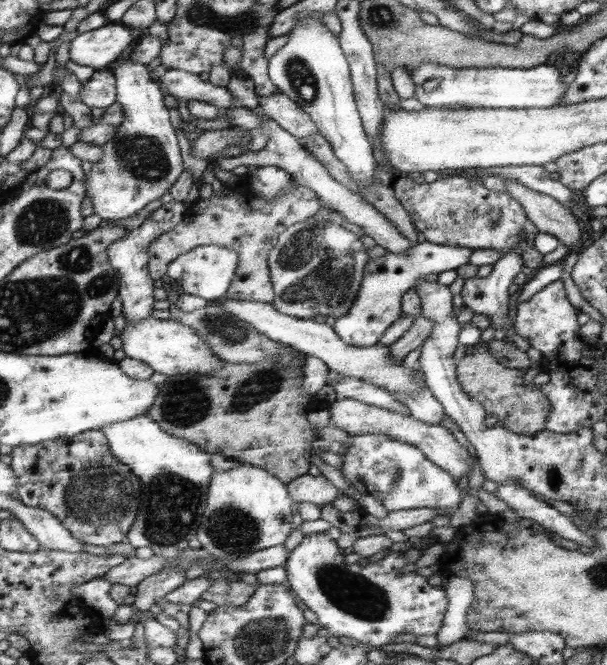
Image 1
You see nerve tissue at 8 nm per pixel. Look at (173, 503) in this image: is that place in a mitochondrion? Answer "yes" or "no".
yes

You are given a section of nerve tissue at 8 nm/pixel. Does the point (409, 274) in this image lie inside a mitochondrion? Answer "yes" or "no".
no

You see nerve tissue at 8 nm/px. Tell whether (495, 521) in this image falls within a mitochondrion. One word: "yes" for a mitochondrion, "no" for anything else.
no

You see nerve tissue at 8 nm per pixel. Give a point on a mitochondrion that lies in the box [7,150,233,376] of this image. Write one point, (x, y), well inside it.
(45, 220)

